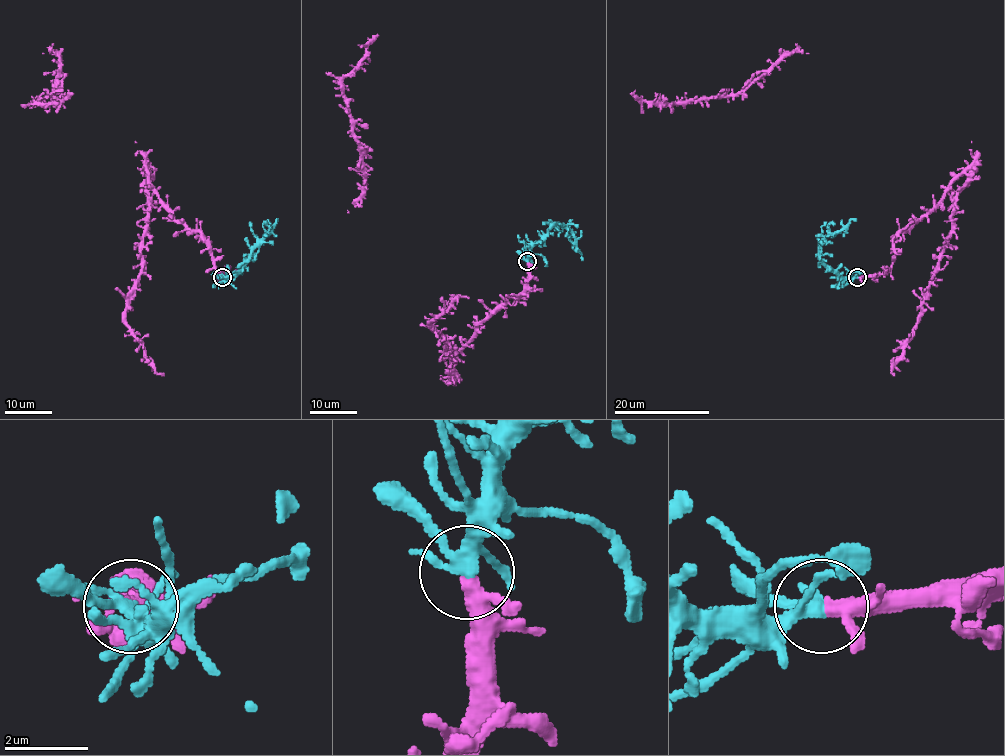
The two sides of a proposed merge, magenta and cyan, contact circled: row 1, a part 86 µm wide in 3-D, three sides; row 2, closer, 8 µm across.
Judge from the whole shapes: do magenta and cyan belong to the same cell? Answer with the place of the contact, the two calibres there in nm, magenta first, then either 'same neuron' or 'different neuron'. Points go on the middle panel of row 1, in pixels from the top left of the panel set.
place (527, 261); calibres 300 and 240 nm; same neuron

